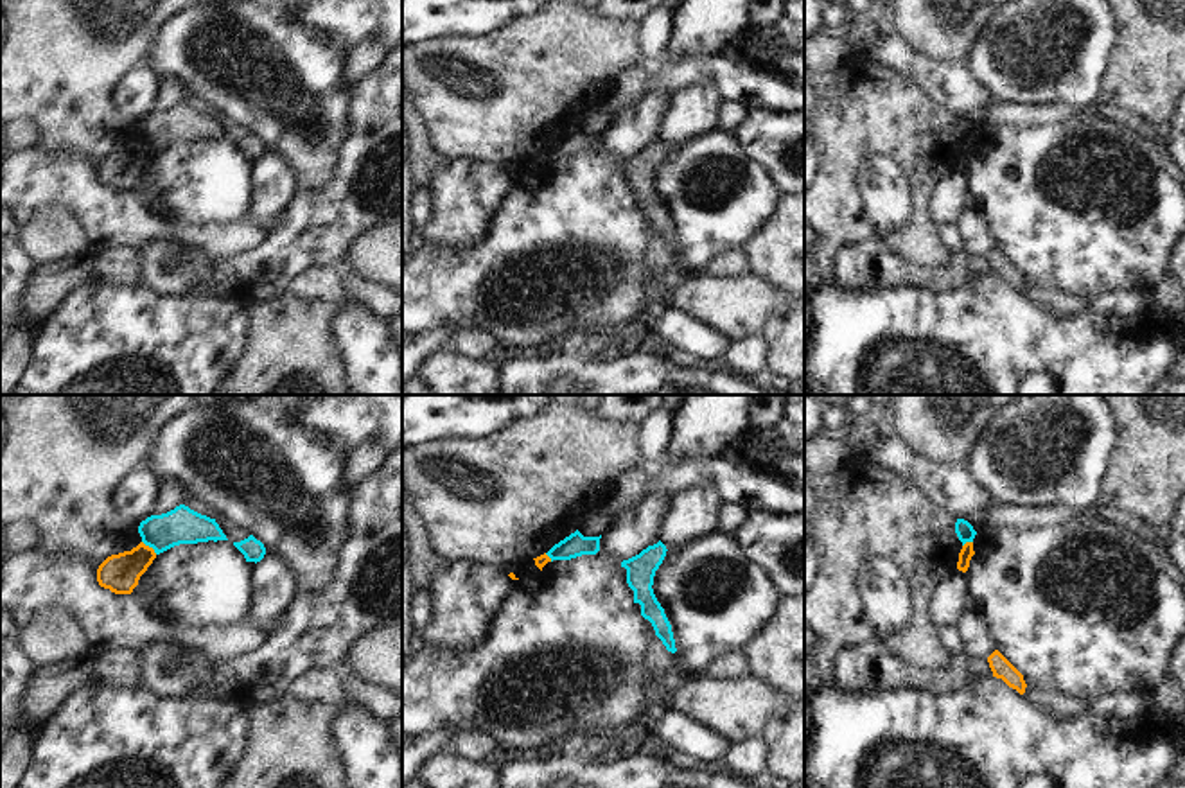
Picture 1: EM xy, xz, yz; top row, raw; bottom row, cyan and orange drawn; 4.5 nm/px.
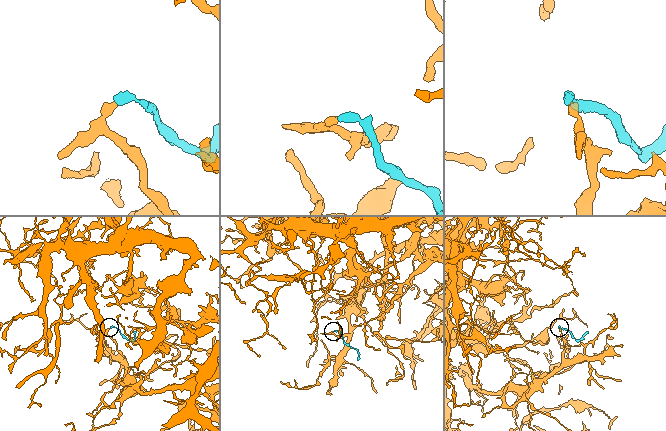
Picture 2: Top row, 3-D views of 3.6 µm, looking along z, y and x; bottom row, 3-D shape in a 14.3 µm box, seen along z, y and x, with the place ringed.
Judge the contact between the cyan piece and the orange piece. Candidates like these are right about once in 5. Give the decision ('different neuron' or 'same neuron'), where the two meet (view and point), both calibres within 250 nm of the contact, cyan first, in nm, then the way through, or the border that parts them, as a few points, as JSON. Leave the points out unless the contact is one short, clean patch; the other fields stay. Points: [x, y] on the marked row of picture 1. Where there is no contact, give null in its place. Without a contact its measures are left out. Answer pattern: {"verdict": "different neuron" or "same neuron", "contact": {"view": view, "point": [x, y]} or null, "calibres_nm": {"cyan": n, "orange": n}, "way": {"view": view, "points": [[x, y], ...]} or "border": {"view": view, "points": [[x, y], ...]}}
{"verdict": "different neuron", "contact": {"view": "xy", "point": [149, 546]}, "calibres_nm": {"cyan": 160, "orange": 170}, "border": {"view": "xy", "points": [[142, 541], [157, 553]]}}

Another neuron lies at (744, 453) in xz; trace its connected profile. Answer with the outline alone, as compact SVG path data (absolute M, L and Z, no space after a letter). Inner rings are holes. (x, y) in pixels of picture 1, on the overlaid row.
M738 434L722 451L722 463L740 468L774 474L774 454L763 440L752 442L747 434Z

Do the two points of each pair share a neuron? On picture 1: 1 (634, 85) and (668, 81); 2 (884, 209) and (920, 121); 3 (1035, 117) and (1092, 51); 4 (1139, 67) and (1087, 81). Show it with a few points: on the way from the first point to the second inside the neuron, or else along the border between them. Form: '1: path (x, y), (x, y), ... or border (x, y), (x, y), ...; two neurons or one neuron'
1: border (641, 61), (645, 87); two neurons
2: border (864, 158), (884, 155), (904, 171), (911, 207); two neurons
3: border (1002, 101), (1070, 105), (1083, 112); two neurons
4: border (1117, 36), (1099, 103); two neurons

